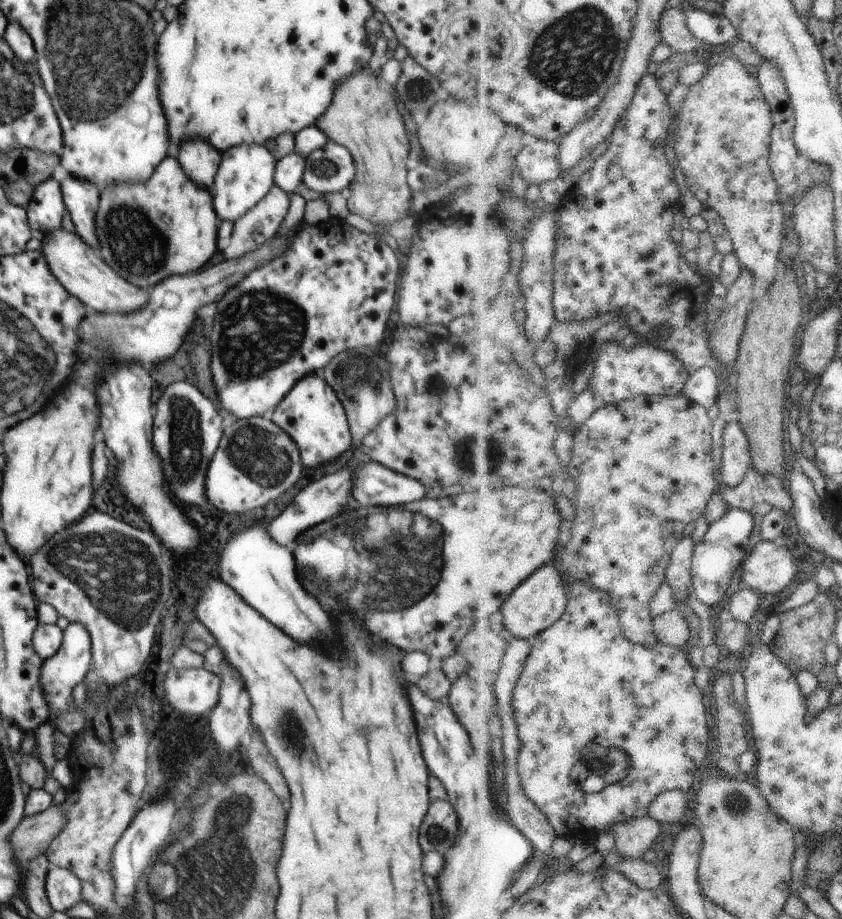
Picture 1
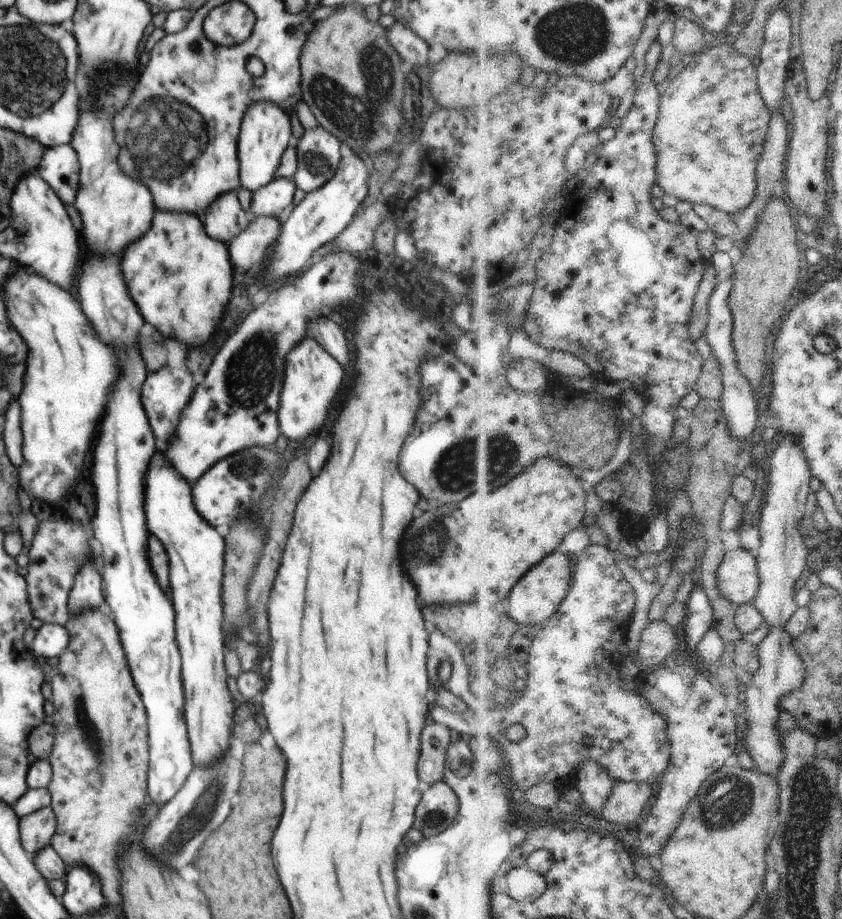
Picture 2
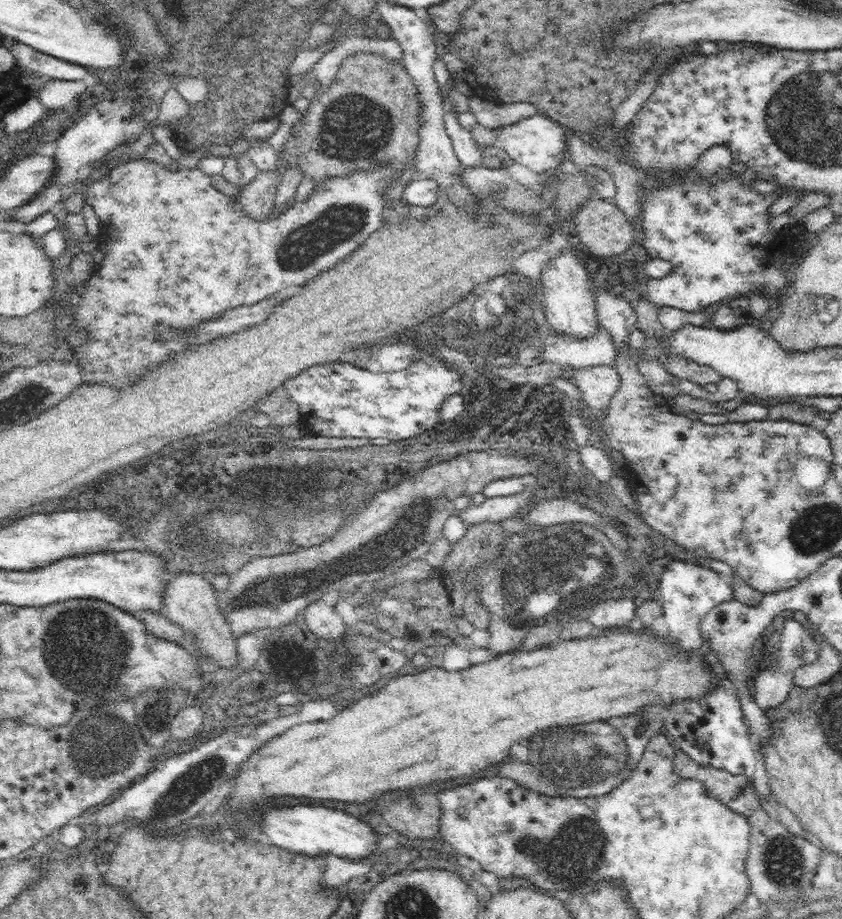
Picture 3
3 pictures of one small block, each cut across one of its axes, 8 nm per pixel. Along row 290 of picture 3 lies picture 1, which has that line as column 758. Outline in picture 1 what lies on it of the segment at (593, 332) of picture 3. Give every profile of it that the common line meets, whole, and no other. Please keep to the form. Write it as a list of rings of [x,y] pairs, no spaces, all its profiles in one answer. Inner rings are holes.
[[[764,541],[753,547],[742,564],[743,585],[761,594],[778,594],[798,576],[794,554],[782,541]]]

